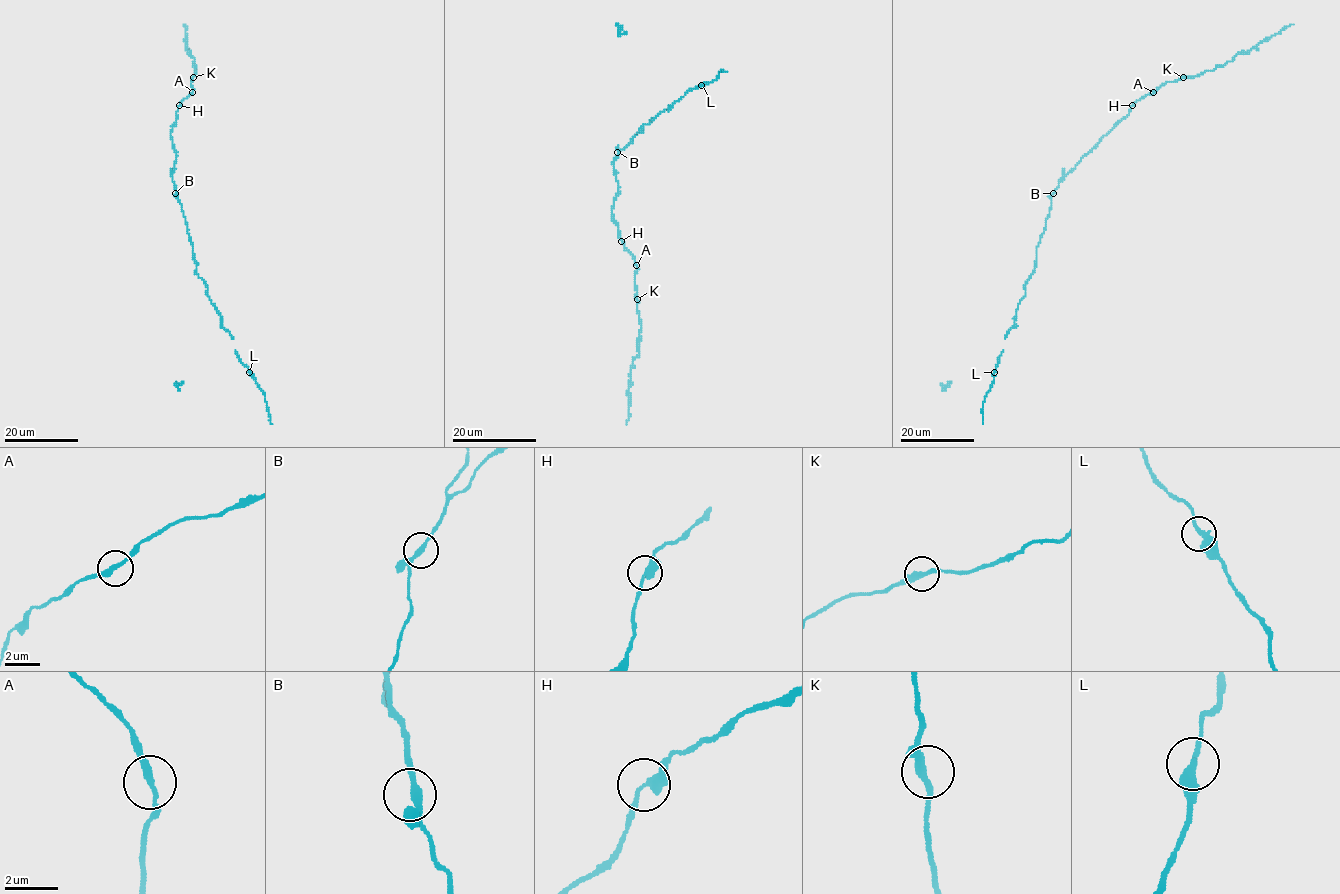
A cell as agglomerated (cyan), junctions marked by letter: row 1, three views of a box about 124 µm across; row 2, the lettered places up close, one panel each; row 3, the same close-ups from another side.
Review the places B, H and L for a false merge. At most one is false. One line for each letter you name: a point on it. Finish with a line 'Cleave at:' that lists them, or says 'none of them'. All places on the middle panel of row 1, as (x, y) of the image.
Cleave at: none of them

